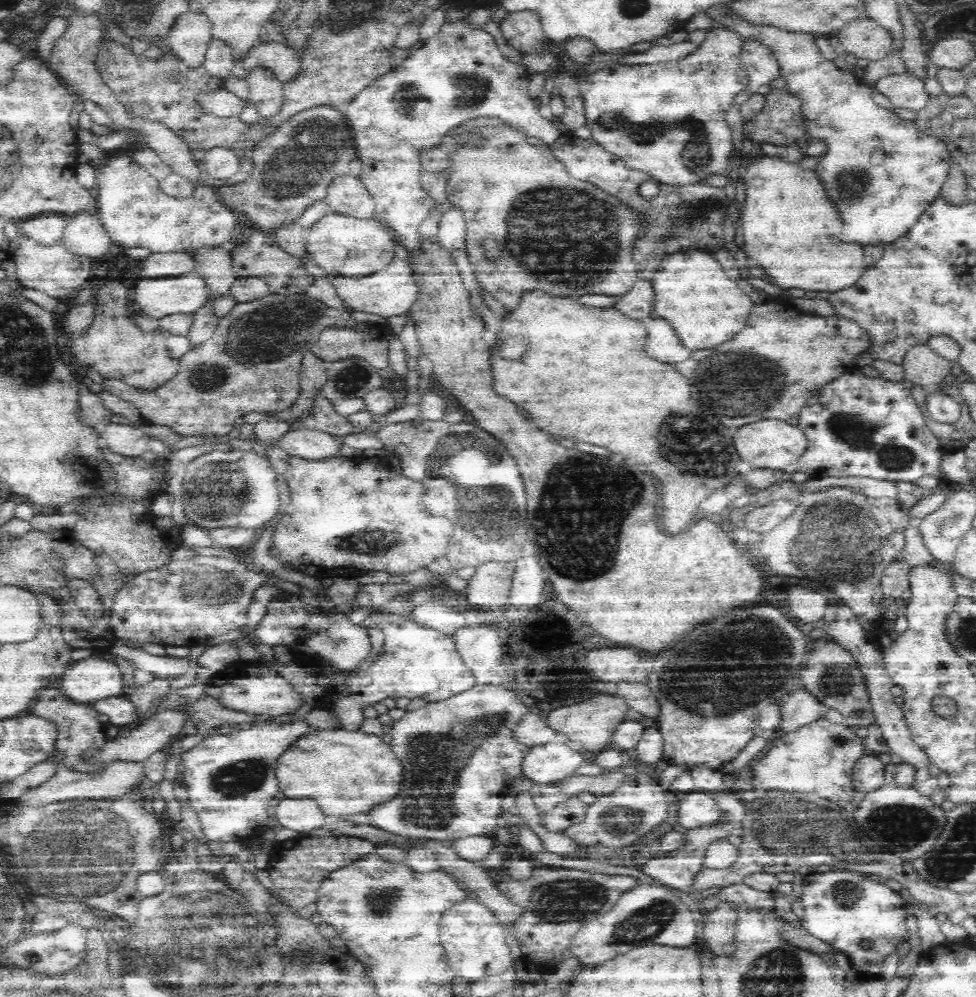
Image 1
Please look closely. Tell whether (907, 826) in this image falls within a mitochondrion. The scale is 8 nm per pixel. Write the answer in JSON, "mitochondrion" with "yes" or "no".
{"mitochondrion":"yes"}

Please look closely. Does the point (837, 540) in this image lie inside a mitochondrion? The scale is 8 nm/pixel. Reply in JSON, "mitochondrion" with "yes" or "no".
{"mitochondrion":"yes"}

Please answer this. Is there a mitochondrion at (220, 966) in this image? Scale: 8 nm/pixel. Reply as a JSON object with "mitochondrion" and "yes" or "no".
{"mitochondrion":"yes"}

